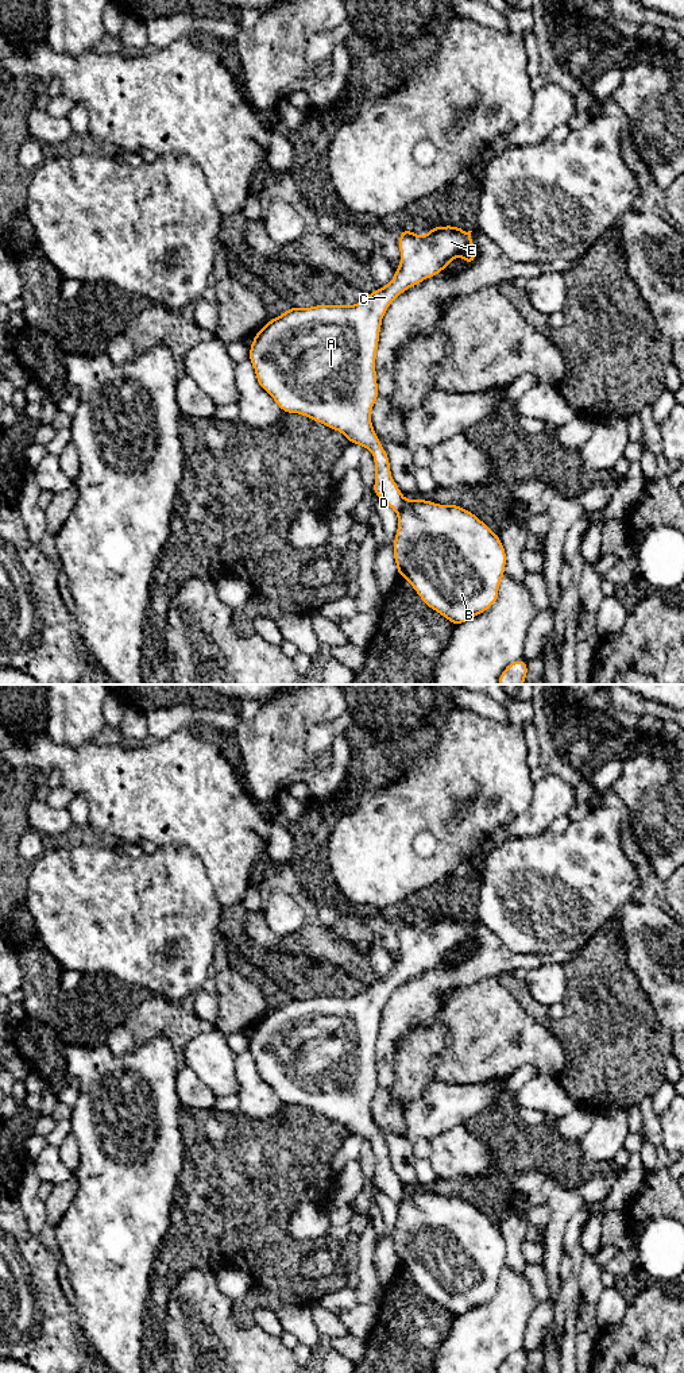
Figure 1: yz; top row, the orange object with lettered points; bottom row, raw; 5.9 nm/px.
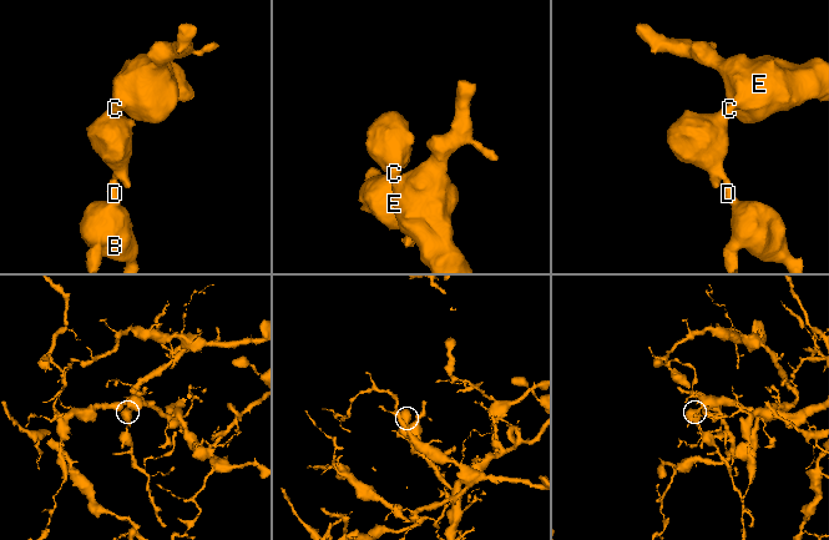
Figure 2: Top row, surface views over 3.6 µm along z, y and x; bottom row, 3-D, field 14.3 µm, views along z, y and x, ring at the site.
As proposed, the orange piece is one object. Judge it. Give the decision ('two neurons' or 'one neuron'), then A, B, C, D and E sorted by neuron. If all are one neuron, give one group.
one neuron; A B C D E

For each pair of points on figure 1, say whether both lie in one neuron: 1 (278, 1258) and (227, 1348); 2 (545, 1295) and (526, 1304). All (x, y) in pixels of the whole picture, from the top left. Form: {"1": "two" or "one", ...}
{"1": "two", "2": "two"}

